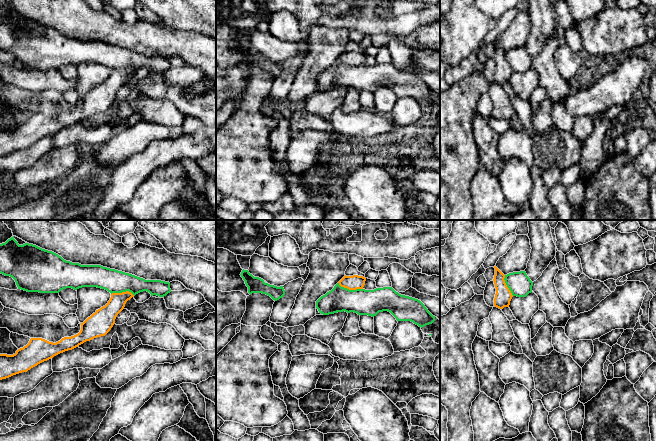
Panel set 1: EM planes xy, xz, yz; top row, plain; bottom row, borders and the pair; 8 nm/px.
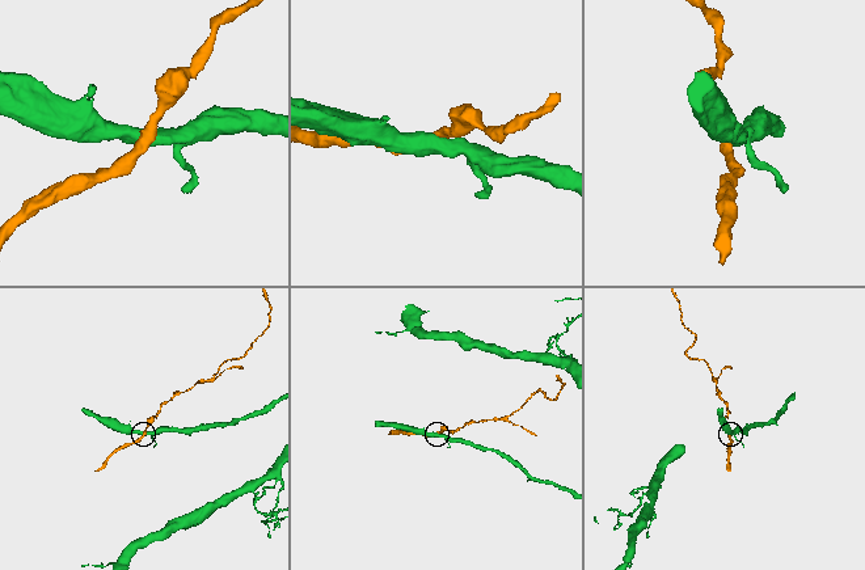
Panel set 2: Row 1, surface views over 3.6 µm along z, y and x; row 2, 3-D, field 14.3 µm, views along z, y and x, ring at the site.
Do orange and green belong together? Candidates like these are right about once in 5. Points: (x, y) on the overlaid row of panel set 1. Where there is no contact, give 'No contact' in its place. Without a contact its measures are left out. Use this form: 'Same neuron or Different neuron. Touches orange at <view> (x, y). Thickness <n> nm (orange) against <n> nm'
Different neuron. Touches orange at xz (350, 289). Thickness 120 nm (orange) against 200 nm

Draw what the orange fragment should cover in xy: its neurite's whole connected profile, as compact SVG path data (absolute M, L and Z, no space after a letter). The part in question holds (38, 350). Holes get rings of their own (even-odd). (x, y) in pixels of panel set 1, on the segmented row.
M129 292L112 293L108 303L96 310L81 323L81 330L71 337L64 337L53 343L42 338L31 338L29 343L13 355L0 354L0 380L27 372L38 364L68 350L72 350L86 341L105 336L115 324L117 315L134 295Z

